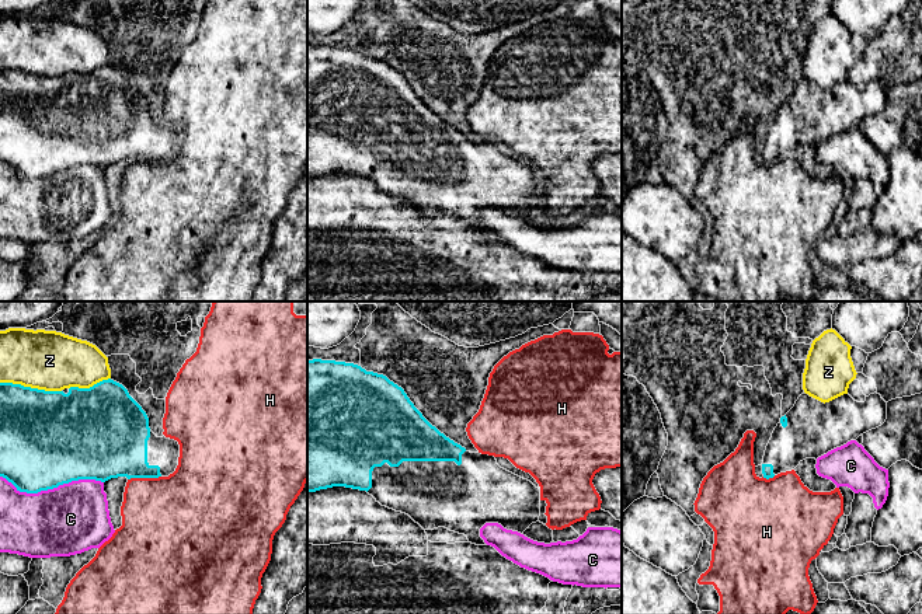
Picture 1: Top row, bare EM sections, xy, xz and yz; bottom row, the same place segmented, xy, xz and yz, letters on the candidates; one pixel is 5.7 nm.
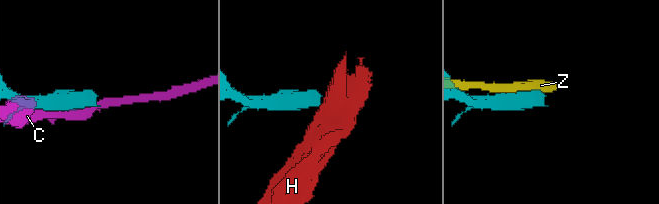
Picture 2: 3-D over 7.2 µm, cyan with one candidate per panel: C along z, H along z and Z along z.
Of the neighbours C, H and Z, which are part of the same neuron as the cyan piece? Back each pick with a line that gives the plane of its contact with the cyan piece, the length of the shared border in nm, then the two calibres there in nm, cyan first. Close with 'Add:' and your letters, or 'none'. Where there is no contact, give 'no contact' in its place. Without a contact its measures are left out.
Add: none

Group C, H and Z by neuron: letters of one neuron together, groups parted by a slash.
C / H / Z

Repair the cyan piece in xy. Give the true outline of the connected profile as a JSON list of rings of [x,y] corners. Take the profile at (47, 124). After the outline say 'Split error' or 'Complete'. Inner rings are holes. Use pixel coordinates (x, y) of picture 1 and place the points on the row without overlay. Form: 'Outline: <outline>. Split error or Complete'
Outline: [[[108,64],[94,70],[90,74],[70,73],[62,77],[45,77],[21,70],[0,69],[0,163],[11,168],[17,177],[27,179],[38,179],[58,174],[59,171],[69,170],[79,165],[95,165],[105,168],[111,164],[126,163],[131,164],[159,164],[168,163],[178,151],[180,130],[170,123],[157,123],[149,114],[149,104],[142,93],[129,81],[128,76]]]. Split error

